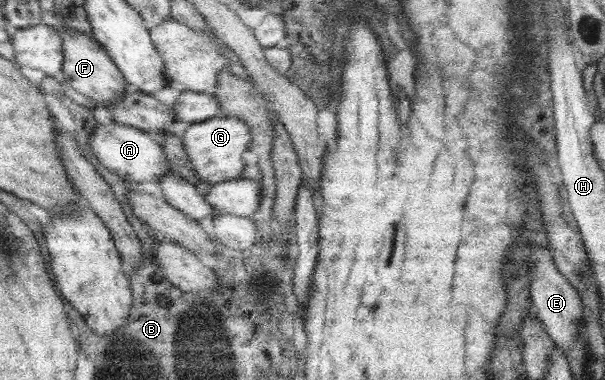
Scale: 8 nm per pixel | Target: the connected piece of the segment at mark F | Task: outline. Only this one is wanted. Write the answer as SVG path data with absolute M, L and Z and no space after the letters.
M65 25L56 32L62 41L63 82L66 82L72 90L76 90L78 94L82 94L84 98L88 98L96 107L104 107L108 102L114 102L124 92L125 80L100 44L91 36L84 36Z

